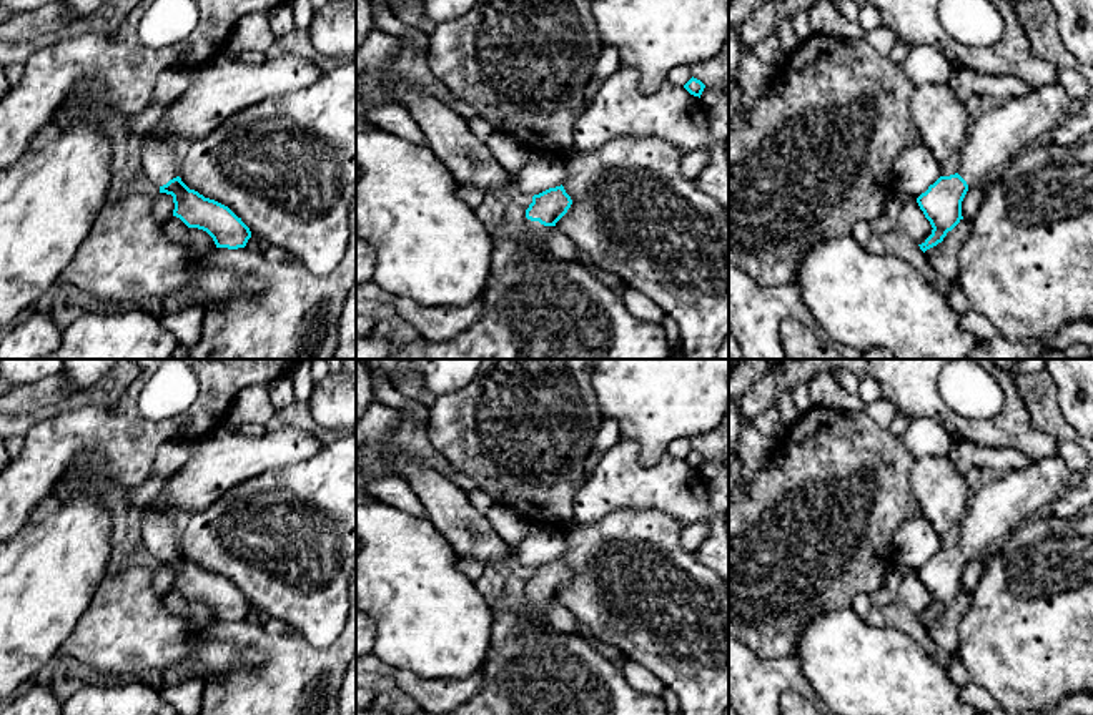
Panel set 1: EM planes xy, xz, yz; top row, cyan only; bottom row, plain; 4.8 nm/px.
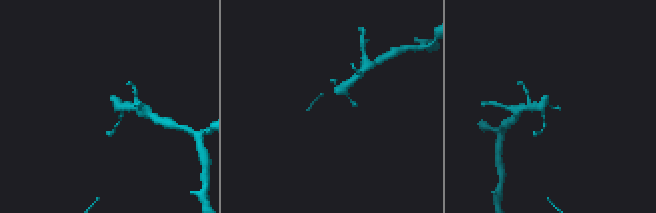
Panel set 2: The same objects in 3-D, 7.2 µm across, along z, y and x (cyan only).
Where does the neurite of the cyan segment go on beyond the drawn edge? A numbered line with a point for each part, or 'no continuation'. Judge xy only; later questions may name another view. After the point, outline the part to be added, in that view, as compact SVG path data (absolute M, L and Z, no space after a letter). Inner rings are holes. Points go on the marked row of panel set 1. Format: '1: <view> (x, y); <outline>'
1: xy (158, 165); M145 135L141 141L141 171L156 186L163 186L180 176L175 160L175 141L166 135Z

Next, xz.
1: xz (533, 231); M527 219L521 228L521 236L526 238L529 243L542 244L544 234L547 233L549 226L541 224L539 221Z

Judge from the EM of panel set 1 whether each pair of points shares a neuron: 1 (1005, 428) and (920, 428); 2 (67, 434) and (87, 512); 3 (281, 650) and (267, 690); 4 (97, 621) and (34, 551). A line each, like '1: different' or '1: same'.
1: different
2: different
3: same
4: different

